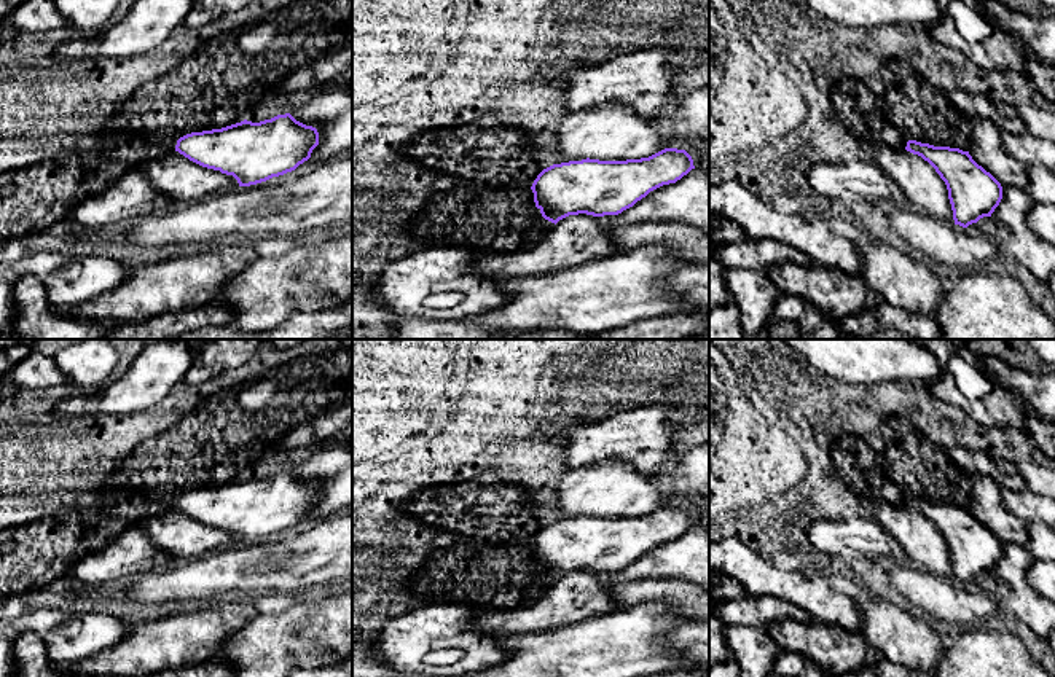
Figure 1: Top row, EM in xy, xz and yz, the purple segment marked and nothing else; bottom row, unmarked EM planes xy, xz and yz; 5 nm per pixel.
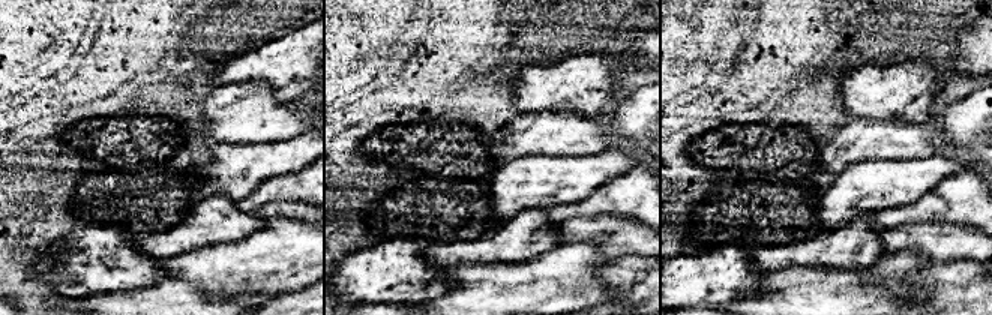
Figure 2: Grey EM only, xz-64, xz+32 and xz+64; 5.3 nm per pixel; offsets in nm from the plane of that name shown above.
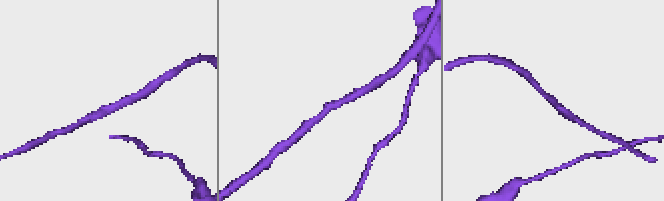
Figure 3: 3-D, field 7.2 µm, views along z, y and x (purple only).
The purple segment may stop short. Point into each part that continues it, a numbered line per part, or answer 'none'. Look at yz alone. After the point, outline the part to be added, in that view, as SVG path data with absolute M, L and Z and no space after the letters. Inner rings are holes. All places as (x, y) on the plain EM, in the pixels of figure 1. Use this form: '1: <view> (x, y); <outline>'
none

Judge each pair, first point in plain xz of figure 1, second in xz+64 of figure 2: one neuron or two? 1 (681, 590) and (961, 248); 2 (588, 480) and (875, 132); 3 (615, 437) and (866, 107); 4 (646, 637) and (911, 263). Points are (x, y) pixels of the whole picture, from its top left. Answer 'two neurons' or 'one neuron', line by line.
1: one neuron
2: one neuron
3: one neuron
4: one neuron

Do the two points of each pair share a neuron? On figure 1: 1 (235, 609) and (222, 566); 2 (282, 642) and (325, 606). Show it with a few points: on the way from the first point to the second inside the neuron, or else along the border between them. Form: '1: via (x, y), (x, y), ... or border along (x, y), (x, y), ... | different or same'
1: border along (251, 598), (225, 596), (203, 604) | different
2: via (294, 633), (314, 617) | same

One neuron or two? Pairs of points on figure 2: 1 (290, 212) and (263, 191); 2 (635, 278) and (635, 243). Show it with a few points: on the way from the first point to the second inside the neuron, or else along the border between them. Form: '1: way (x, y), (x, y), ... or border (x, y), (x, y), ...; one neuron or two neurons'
1: border (288, 200), (272, 200), (252, 212); two neurons
2: border (644, 255), (622, 255), (614, 260); two neurons

